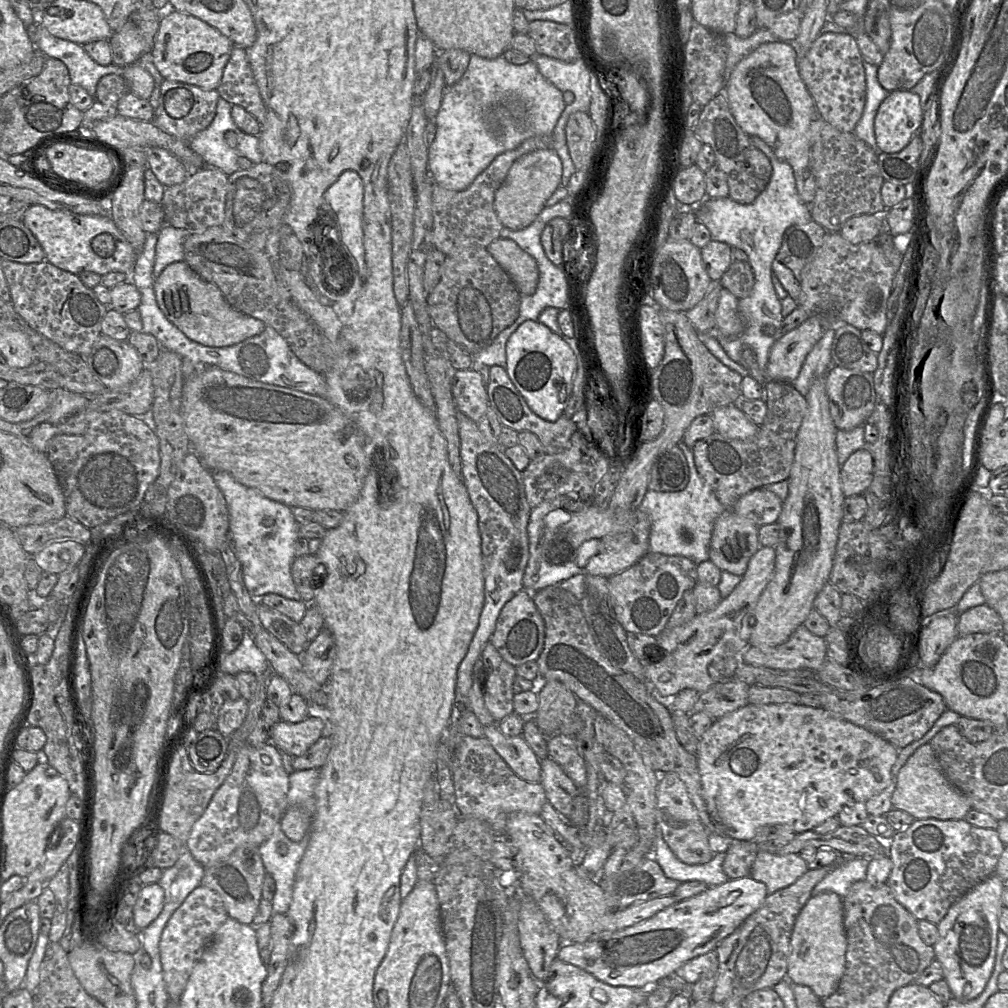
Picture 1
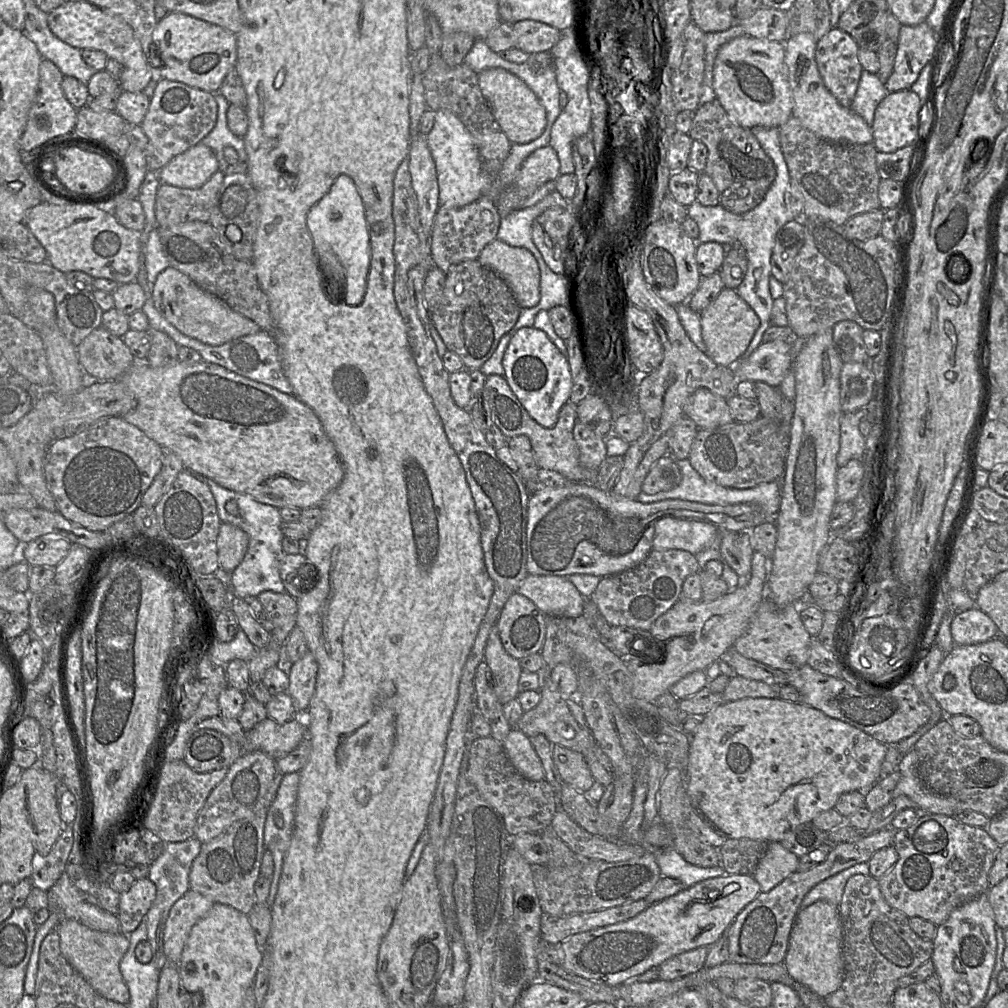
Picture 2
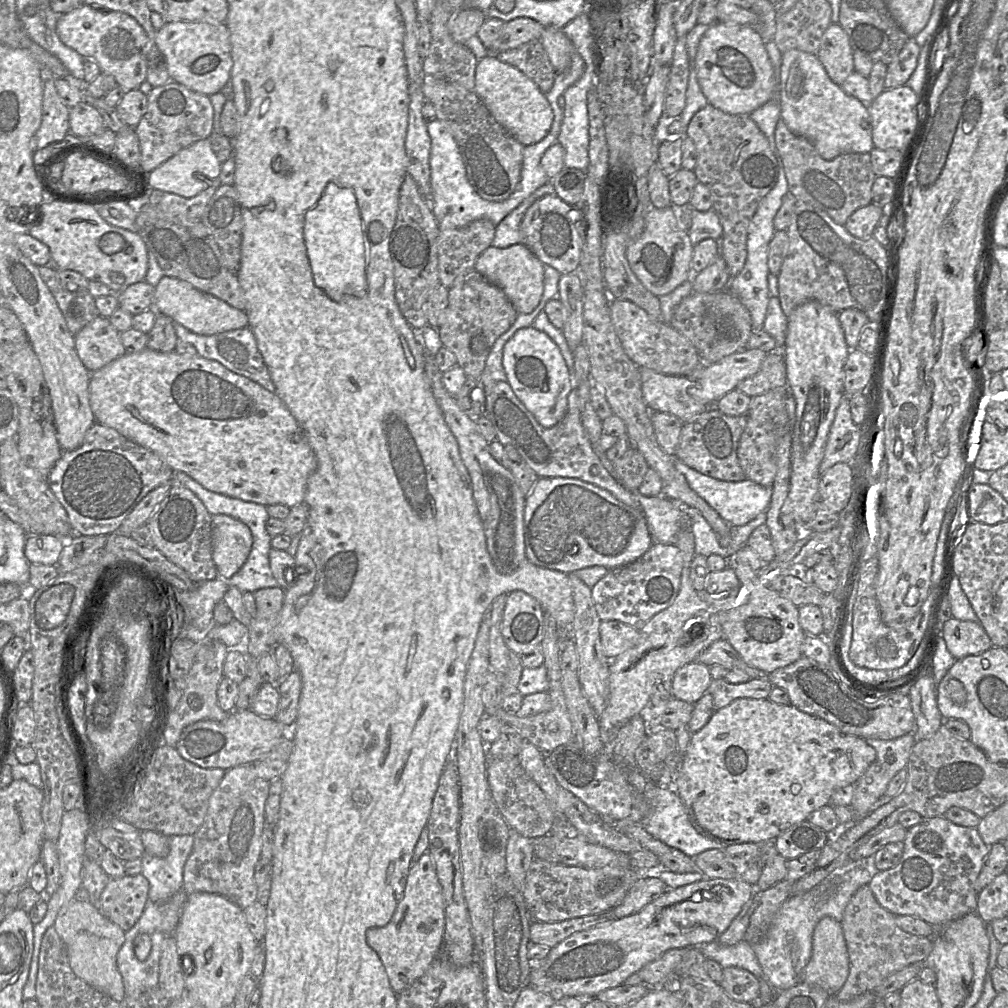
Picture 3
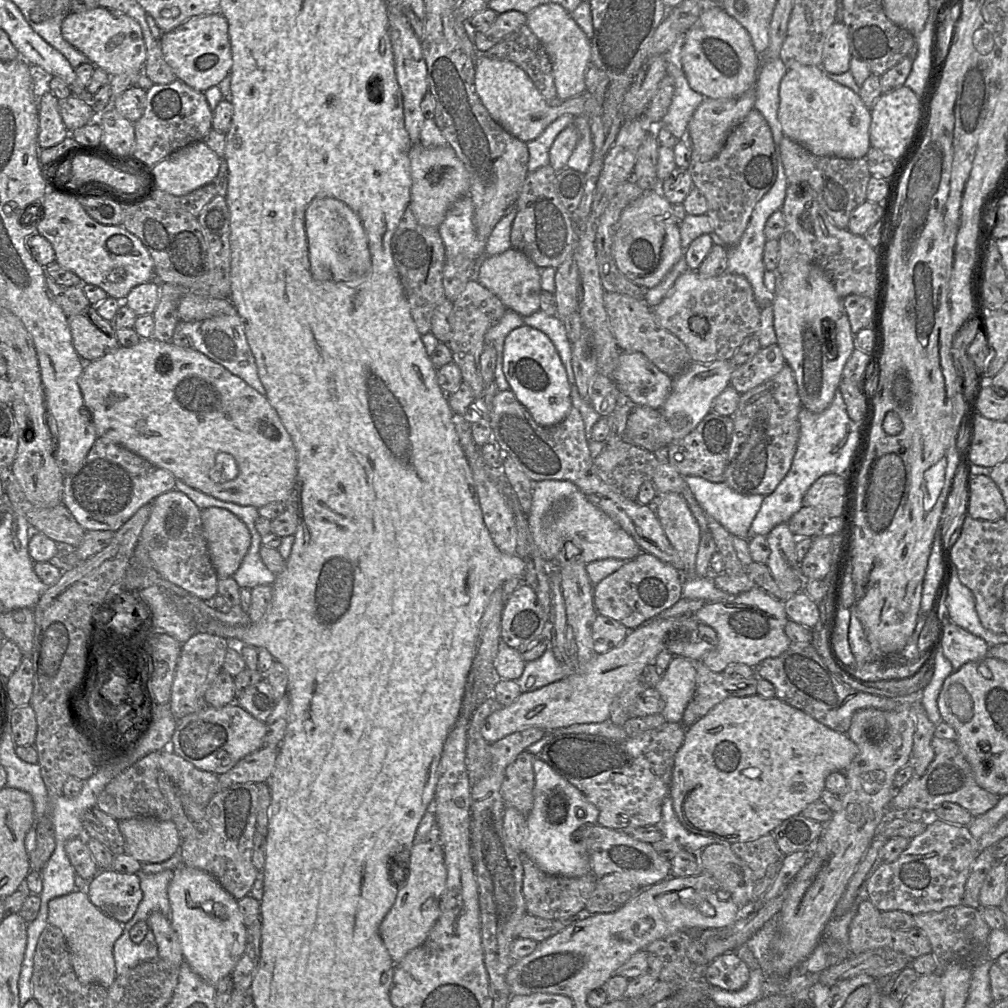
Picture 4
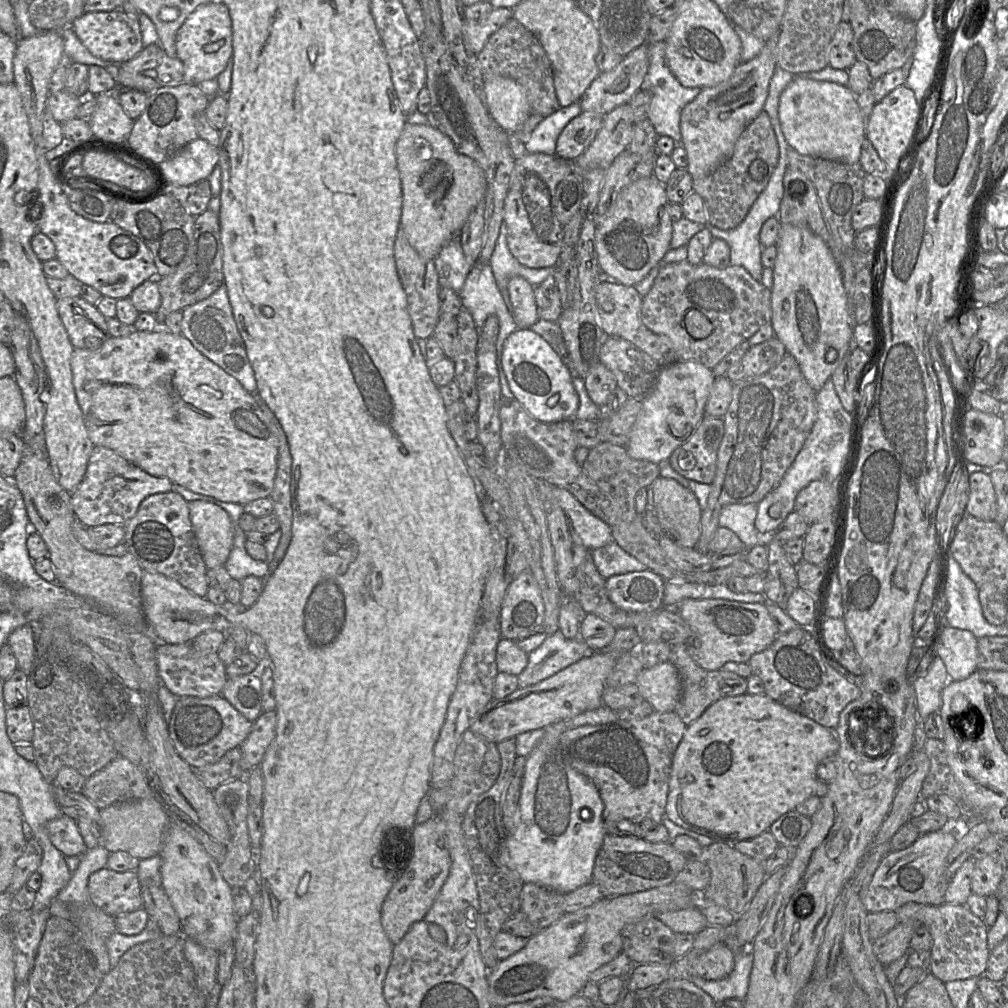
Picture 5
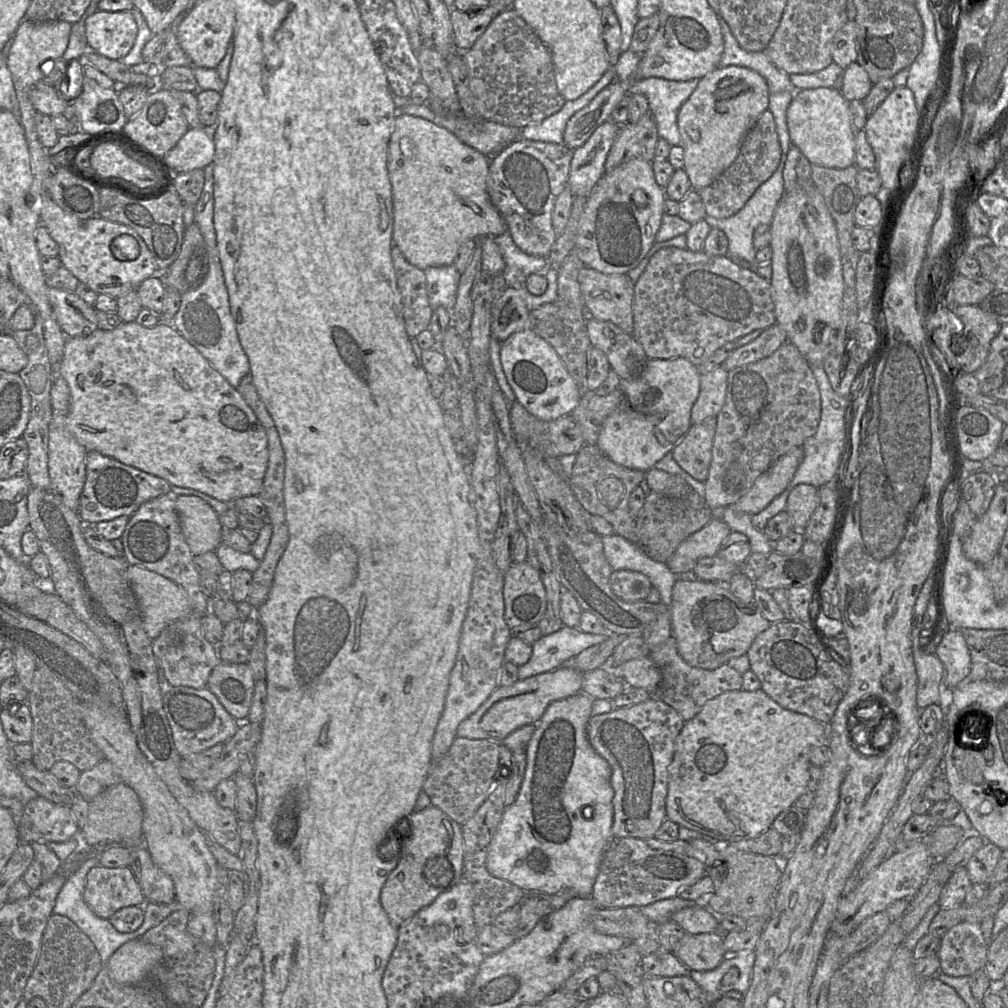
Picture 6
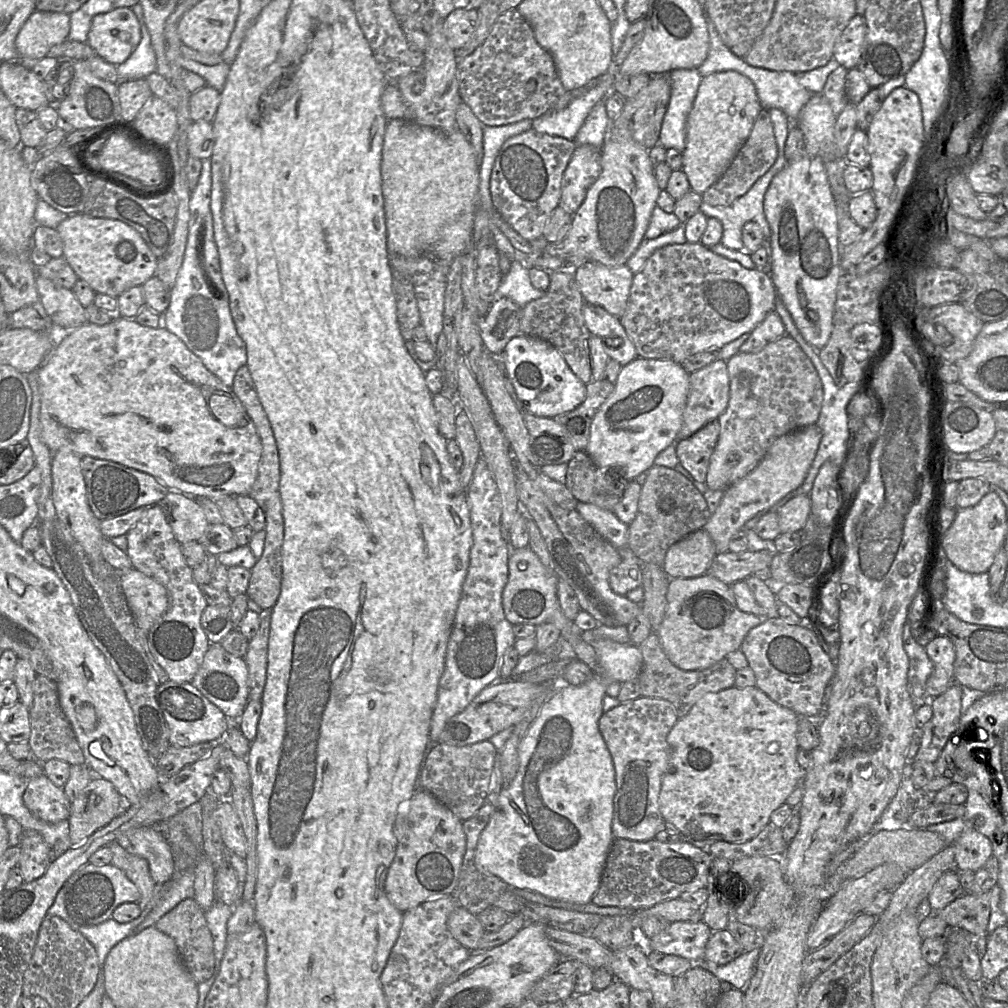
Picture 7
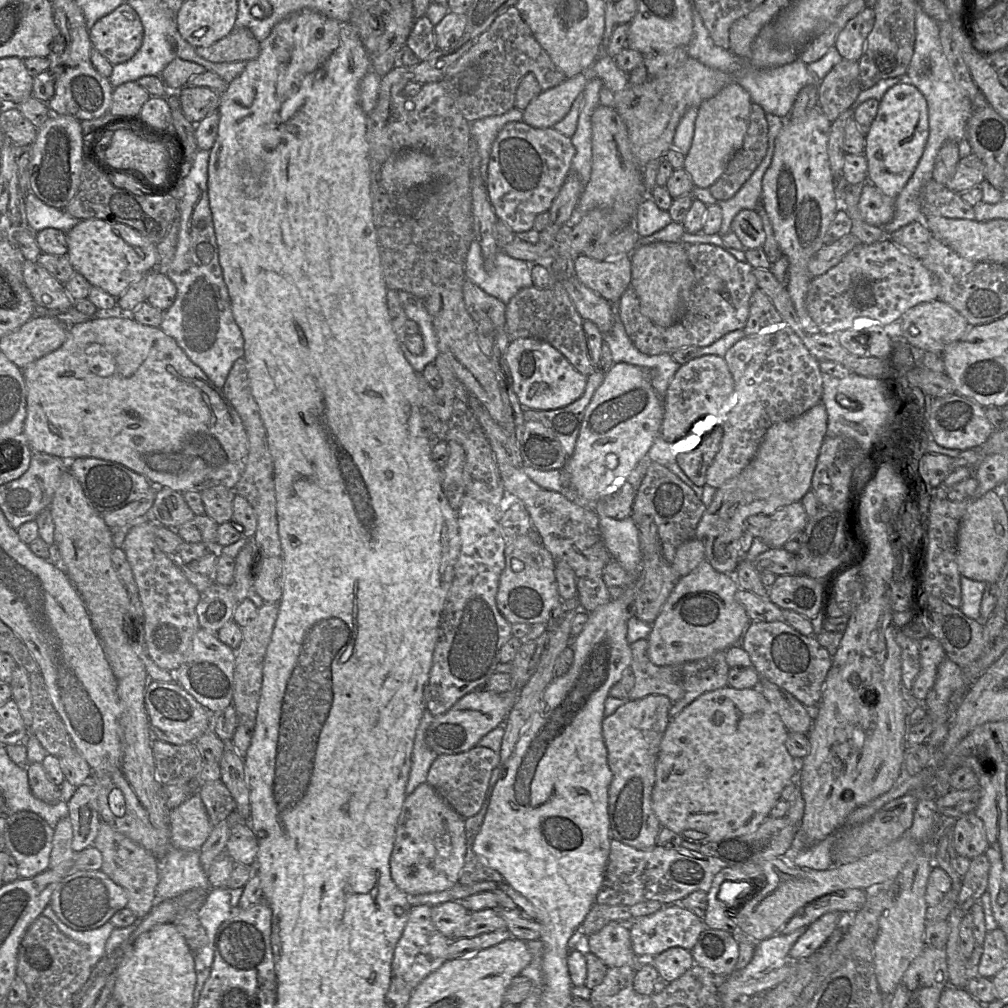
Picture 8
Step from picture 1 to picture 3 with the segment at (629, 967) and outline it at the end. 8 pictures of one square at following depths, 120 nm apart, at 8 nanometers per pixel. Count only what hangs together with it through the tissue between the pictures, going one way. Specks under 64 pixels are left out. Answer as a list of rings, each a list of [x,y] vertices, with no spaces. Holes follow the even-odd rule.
[[[710,878],[667,889],[661,896],[637,913],[614,919],[587,930],[575,932],[552,947],[540,961],[532,961],[529,986],[552,995],[573,996],[588,1001],[604,990],[617,987],[647,963],[657,959],[670,949],[701,946],[717,940],[752,897],[756,887],[736,879]]]

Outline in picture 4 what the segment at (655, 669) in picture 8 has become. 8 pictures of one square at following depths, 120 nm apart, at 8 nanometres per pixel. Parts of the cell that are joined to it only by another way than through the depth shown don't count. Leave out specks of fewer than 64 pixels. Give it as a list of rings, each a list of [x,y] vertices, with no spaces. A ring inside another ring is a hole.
[[[691,660],[696,669],[696,691],[693,702],[699,719],[729,697],[757,695],[758,677],[744,678],[737,674],[726,675],[708,669],[701,660]]]

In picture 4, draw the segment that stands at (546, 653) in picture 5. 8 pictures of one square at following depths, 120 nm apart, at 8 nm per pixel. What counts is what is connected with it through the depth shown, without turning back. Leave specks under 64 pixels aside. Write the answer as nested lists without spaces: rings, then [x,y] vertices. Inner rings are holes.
[[[550,646],[536,660],[525,663],[519,679],[515,680],[522,692],[532,692],[566,677],[566,671],[556,660]]]

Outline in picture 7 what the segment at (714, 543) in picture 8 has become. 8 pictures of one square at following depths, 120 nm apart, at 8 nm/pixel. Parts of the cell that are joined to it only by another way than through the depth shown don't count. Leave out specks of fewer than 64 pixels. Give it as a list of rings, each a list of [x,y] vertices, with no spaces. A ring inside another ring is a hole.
[[[816,423],[777,438],[759,464],[723,492],[719,506],[703,527],[712,538],[717,554],[728,552],[732,536],[742,530],[750,519],[760,512],[768,511],[788,493],[802,485],[820,440],[821,431]]]

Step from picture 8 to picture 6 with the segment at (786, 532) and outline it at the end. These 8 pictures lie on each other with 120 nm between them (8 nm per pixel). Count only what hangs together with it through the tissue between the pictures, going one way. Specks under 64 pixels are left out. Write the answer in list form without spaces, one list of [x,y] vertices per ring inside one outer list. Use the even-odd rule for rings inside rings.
[[[800,484],[790,492],[785,511],[790,515],[795,530],[804,530],[818,503],[818,488],[810,484]]]

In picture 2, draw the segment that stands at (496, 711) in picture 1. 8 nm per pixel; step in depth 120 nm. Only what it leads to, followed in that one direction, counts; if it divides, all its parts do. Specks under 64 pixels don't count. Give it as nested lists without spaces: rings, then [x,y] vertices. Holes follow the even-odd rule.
[[[497,624],[491,628],[483,661],[491,669],[494,678],[494,693],[499,702],[504,706],[517,698],[522,668],[520,661],[504,649]]]

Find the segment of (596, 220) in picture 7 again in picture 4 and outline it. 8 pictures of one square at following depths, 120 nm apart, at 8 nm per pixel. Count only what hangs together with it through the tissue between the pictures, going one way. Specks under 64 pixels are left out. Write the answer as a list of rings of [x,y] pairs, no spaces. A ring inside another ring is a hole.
[[[650,190],[644,191],[621,213],[612,255],[618,269],[644,289],[657,286],[684,254],[679,223],[672,206],[659,190]]]

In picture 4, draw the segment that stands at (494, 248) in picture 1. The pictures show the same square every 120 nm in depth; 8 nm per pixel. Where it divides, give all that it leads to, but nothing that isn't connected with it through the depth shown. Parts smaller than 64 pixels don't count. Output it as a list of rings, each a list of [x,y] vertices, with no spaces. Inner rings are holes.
[[[511,247],[507,251],[484,259],[477,272],[478,282],[500,301],[522,317],[540,310],[541,277],[538,268],[524,253]]]

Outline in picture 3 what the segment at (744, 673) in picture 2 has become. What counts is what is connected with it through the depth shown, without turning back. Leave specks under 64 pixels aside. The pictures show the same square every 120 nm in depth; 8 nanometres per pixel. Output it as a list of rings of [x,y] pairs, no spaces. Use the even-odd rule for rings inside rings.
[[[725,638],[713,642],[698,655],[695,661],[708,667],[719,665],[728,671],[740,670],[745,672],[750,678],[766,677],[760,670],[745,663]]]

